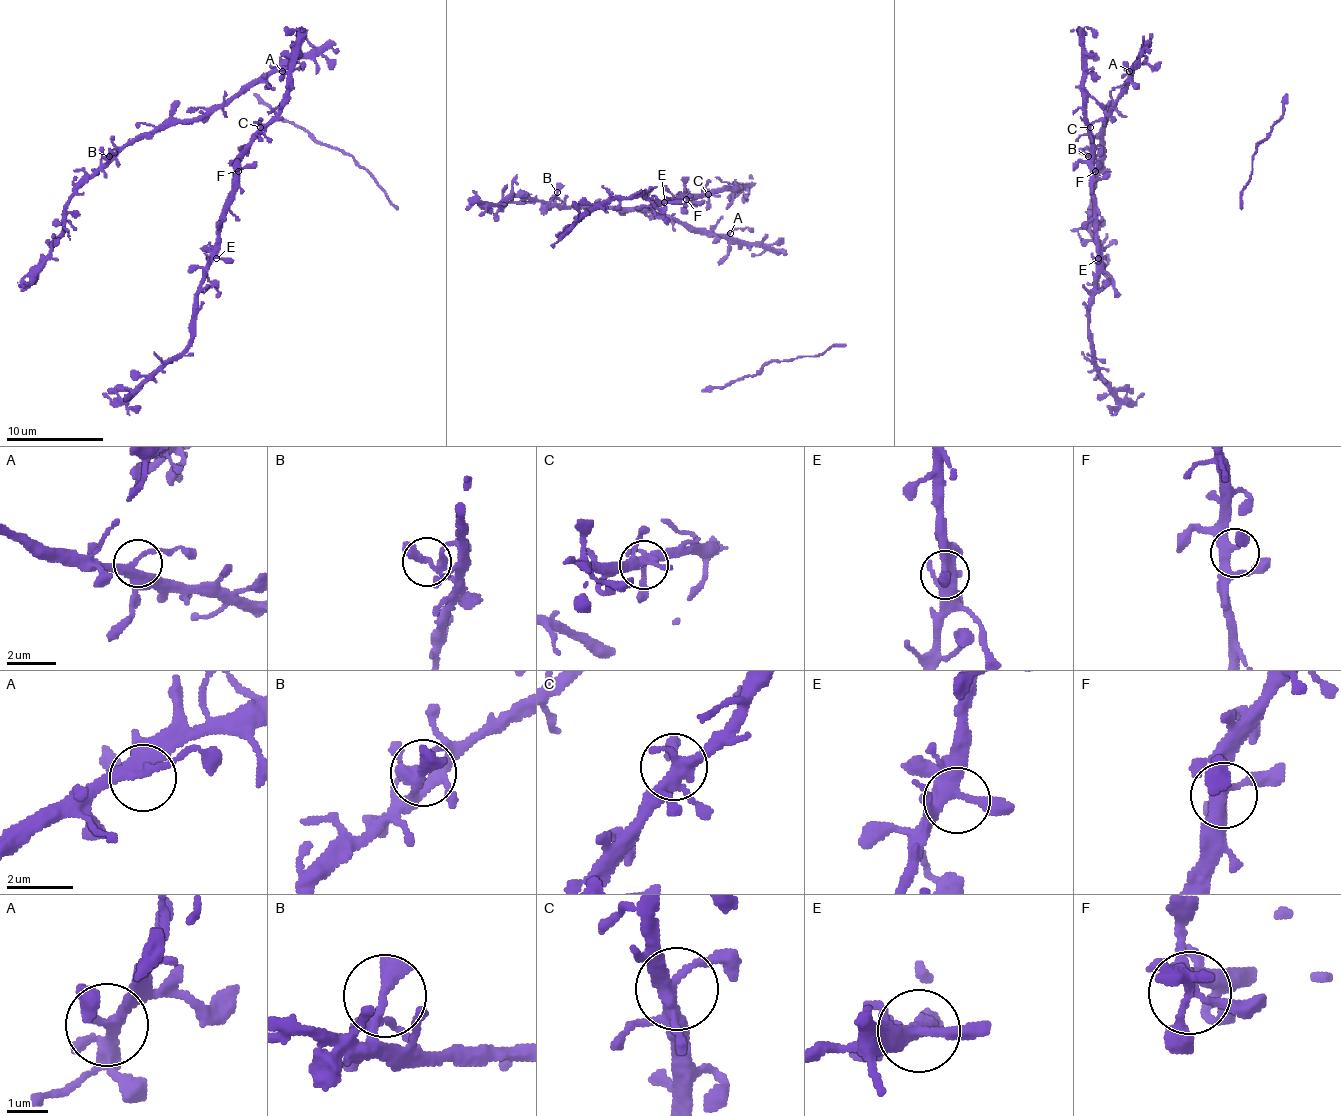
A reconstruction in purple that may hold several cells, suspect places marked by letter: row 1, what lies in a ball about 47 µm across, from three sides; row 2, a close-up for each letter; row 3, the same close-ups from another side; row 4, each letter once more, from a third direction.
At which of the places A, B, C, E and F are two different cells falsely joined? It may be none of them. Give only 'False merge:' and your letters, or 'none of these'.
False merge: none of these

